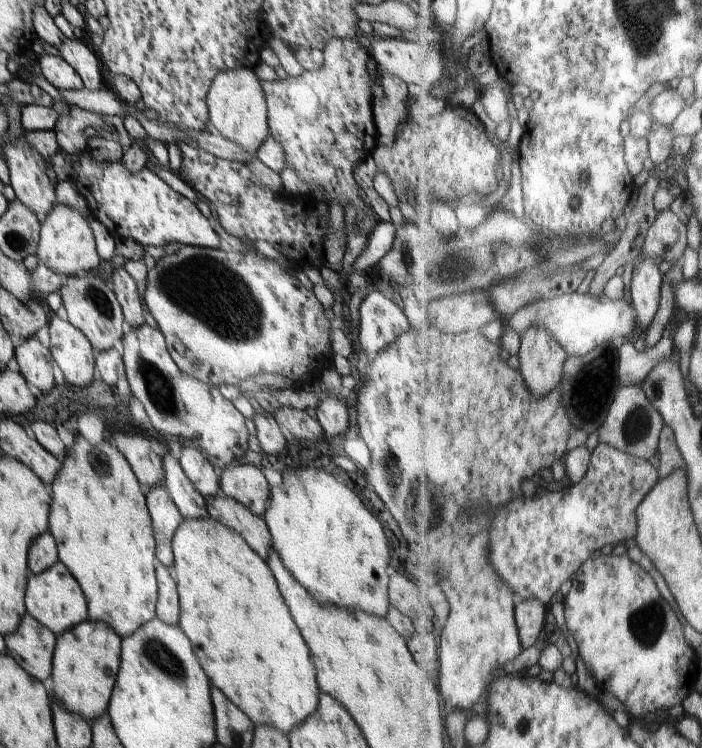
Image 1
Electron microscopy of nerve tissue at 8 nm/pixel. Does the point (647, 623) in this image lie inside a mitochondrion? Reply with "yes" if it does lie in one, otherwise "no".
yes

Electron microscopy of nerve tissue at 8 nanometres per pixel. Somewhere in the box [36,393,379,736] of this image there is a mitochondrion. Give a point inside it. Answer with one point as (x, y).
(156, 652)

